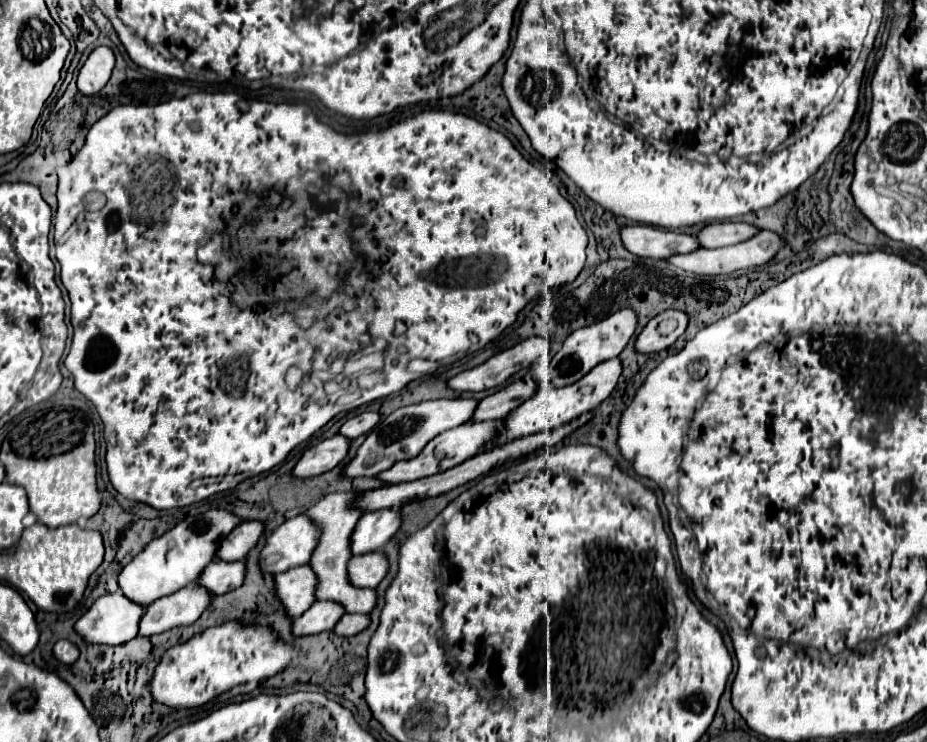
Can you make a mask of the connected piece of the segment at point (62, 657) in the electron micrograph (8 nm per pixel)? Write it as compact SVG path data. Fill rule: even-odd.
M59 640L55 646L53 646L53 656L63 662L63 664L71 664L75 662L75 658L79 656L79 650L75 644L71 644L69 640Z

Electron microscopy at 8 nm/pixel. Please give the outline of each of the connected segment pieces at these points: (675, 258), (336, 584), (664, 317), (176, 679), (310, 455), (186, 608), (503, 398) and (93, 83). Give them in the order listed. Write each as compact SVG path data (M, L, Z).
M761 230L759 234L755 234L753 238L733 244L733 246L723 246L723 248L715 248L715 250L707 250L707 248L697 248L693 252L687 254L673 254L669 258L665 258L669 264L685 270L685 272L693 272L693 274L703 274L703 276L715 276L715 274L731 274L735 270L743 270L743 268L755 268L761 266L765 262L769 262L777 250L783 246L783 240L769 230Z
M335 492L335 494L325 494L315 506L311 506L305 516L311 518L319 530L319 544L311 554L311 560L307 566L315 572L317 578L317 588L315 588L315 600L331 600L337 602L345 608L347 614L367 614L375 606L375 590L359 590L347 582L347 560L351 558L349 552L349 536L351 530L355 528L355 522L359 520L359 510L351 508L355 492Z
M681 310L661 312L655 318L651 318L637 336L635 352L641 354L661 352L671 344L675 344L675 340L685 332L685 328L687 328L687 314L681 314Z
M227 622L167 650L155 670L155 680L151 680L151 694L171 708L195 708L237 684L259 682L281 672L295 658L297 648L279 642L269 628L245 628L239 622Z
M335 434L333 438L307 448L299 458L299 462L293 466L291 476L309 478L333 470L345 458L347 448L349 448L349 440L343 438L341 434Z
M189 586L171 596L163 596L145 608L145 614L139 620L137 636L149 638L177 626L193 624L209 606L209 602L209 594L205 594L205 590L199 586Z
M517 380L513 384L507 384L499 392L479 400L475 414L471 416L471 422L485 422L485 420L501 420L505 418L515 406L519 406L523 400L531 398L537 392L535 382L523 382Z
M97 46L89 58L85 60L85 64L79 70L79 78L77 78L77 88L83 96L93 96L97 94L111 78L111 70L113 70L113 52L107 46Z

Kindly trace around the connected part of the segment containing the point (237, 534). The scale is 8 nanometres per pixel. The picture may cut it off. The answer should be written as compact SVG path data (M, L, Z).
M241 522L223 538L219 544L219 550L215 552L215 560L223 562L237 562L247 556L247 552L257 544L259 536L263 532L263 526L259 522Z

